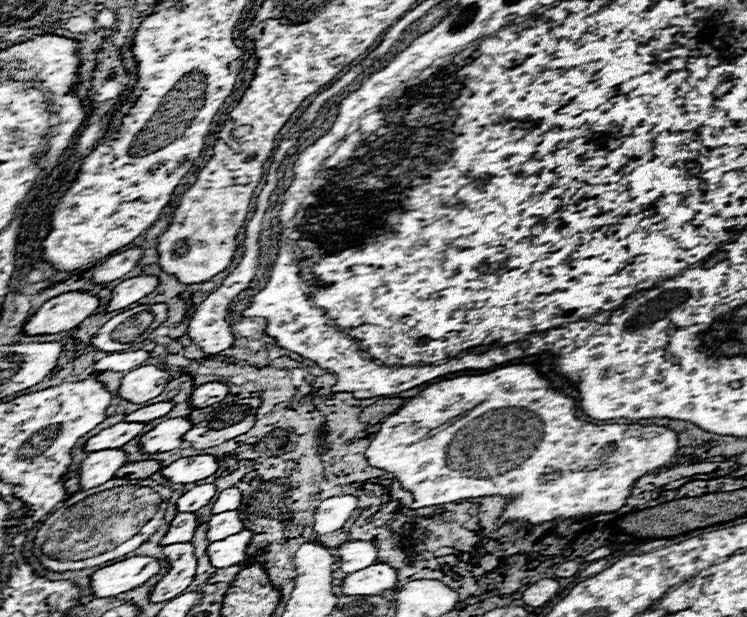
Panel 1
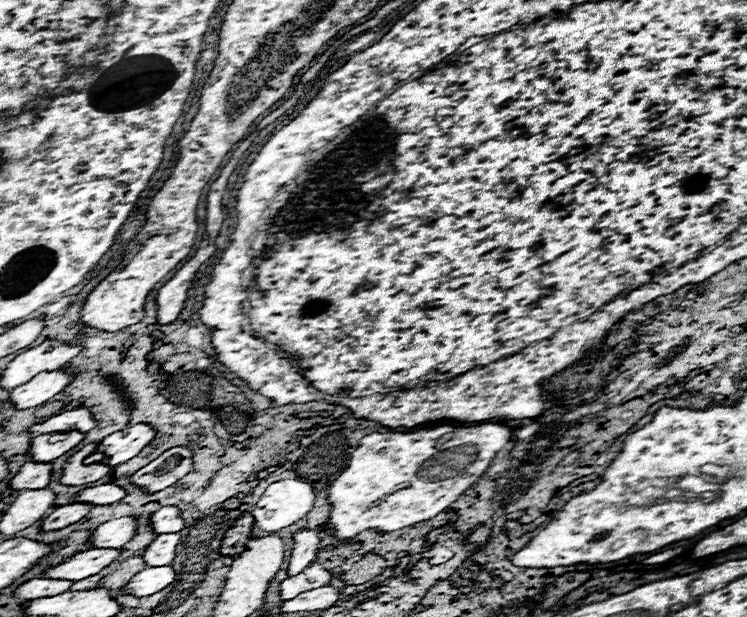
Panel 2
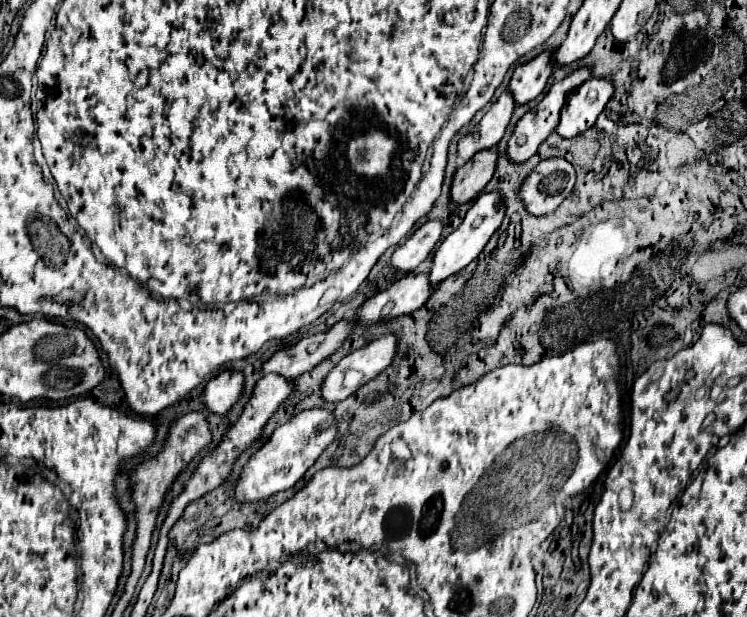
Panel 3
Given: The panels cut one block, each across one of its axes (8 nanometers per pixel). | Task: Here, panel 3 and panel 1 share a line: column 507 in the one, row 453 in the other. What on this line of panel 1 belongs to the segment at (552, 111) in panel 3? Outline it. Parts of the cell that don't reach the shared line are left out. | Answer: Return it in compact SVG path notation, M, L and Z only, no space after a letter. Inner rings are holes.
M170 418L158 424L154 430L142 434L142 450L148 454L176 450L184 444L184 434L194 426L188 418Z

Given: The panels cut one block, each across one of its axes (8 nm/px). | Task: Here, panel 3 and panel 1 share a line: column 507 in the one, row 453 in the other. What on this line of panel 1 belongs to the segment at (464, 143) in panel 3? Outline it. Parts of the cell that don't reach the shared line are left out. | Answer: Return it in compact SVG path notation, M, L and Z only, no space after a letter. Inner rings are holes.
M106 448L88 454L88 458L80 464L80 488L88 490L102 486L112 480L124 464L128 464L128 454L122 448Z

